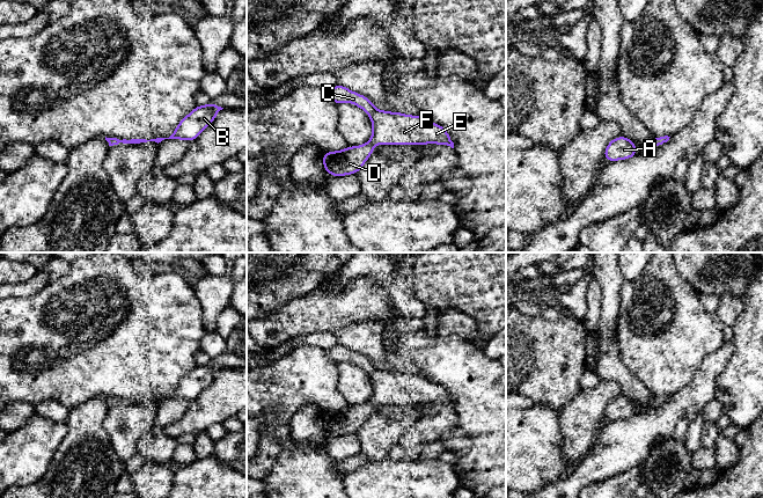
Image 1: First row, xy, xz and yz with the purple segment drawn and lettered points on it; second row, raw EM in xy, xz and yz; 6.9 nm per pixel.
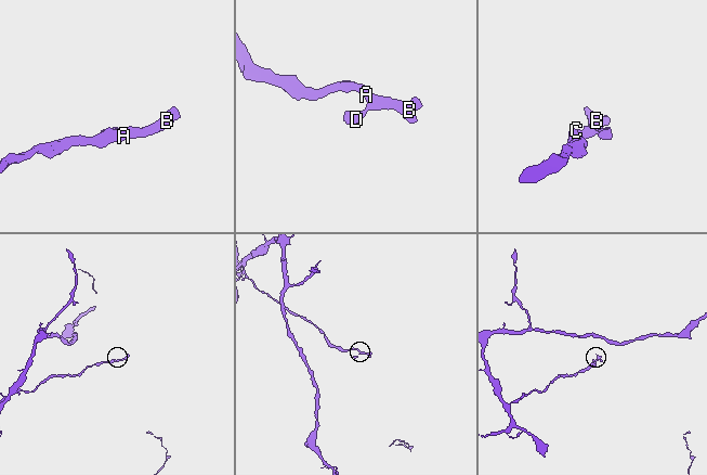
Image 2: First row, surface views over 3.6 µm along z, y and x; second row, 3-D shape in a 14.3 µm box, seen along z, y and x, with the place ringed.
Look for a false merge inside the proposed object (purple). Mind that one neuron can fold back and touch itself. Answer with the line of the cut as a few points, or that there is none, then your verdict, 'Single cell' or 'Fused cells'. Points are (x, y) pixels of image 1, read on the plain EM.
No split. Single cell

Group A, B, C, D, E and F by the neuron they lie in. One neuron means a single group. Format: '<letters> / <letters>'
A B C D E F

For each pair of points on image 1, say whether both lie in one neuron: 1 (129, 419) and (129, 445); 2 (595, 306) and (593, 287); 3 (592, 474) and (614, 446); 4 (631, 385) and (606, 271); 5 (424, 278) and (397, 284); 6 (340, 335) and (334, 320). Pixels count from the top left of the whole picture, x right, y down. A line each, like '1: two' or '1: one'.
1: one
2: one
3: one
4: one
5: two
6: two

